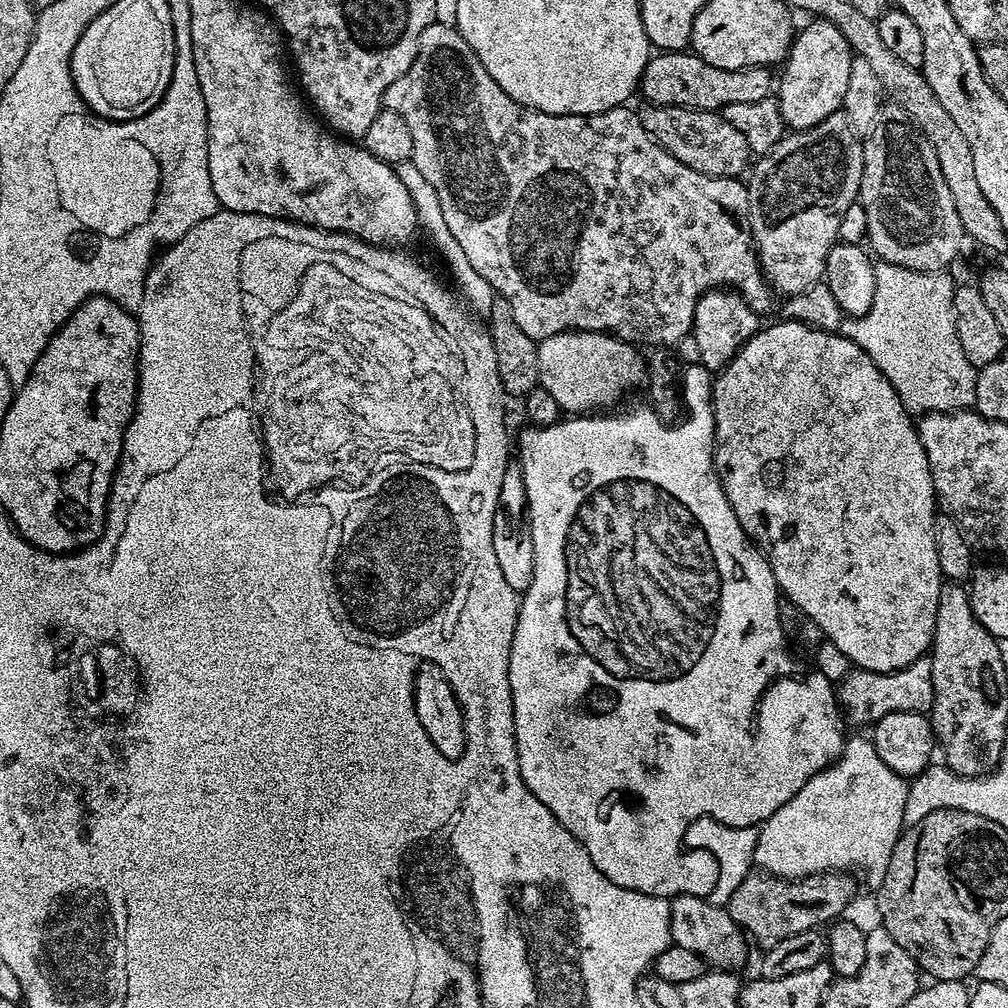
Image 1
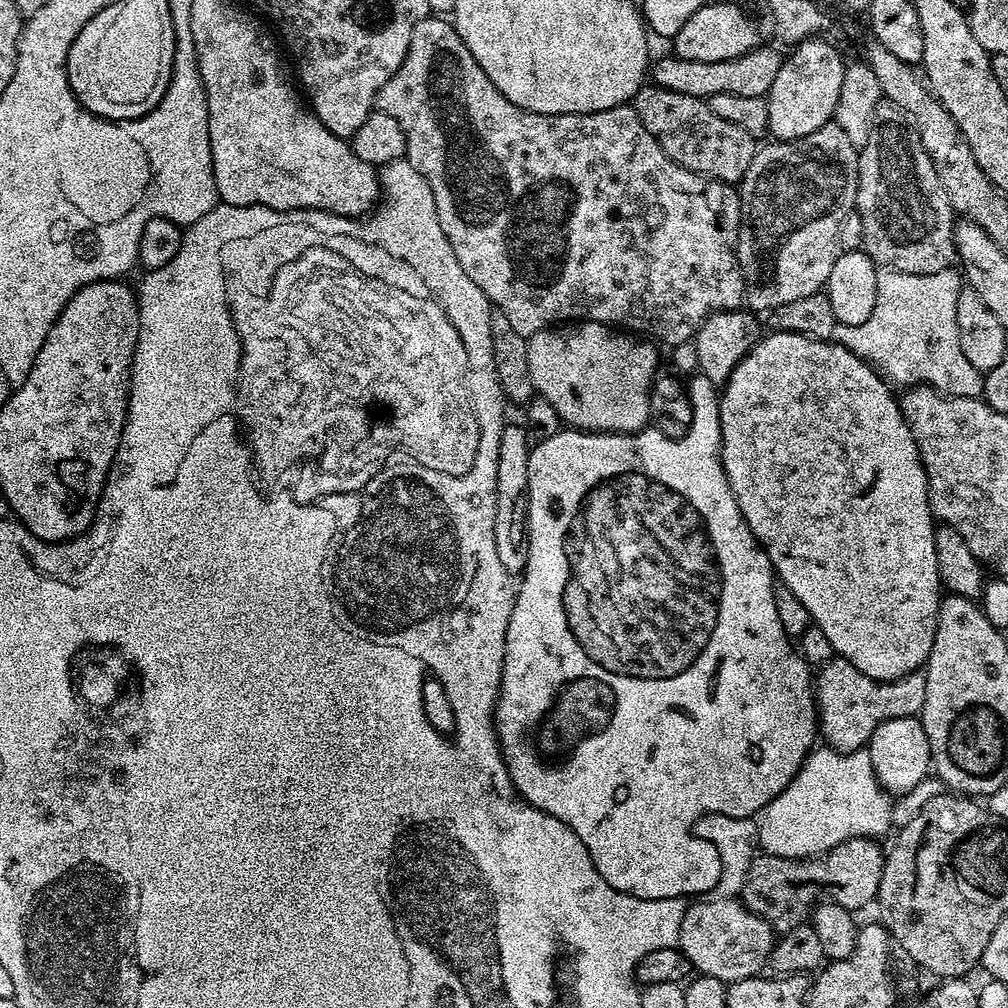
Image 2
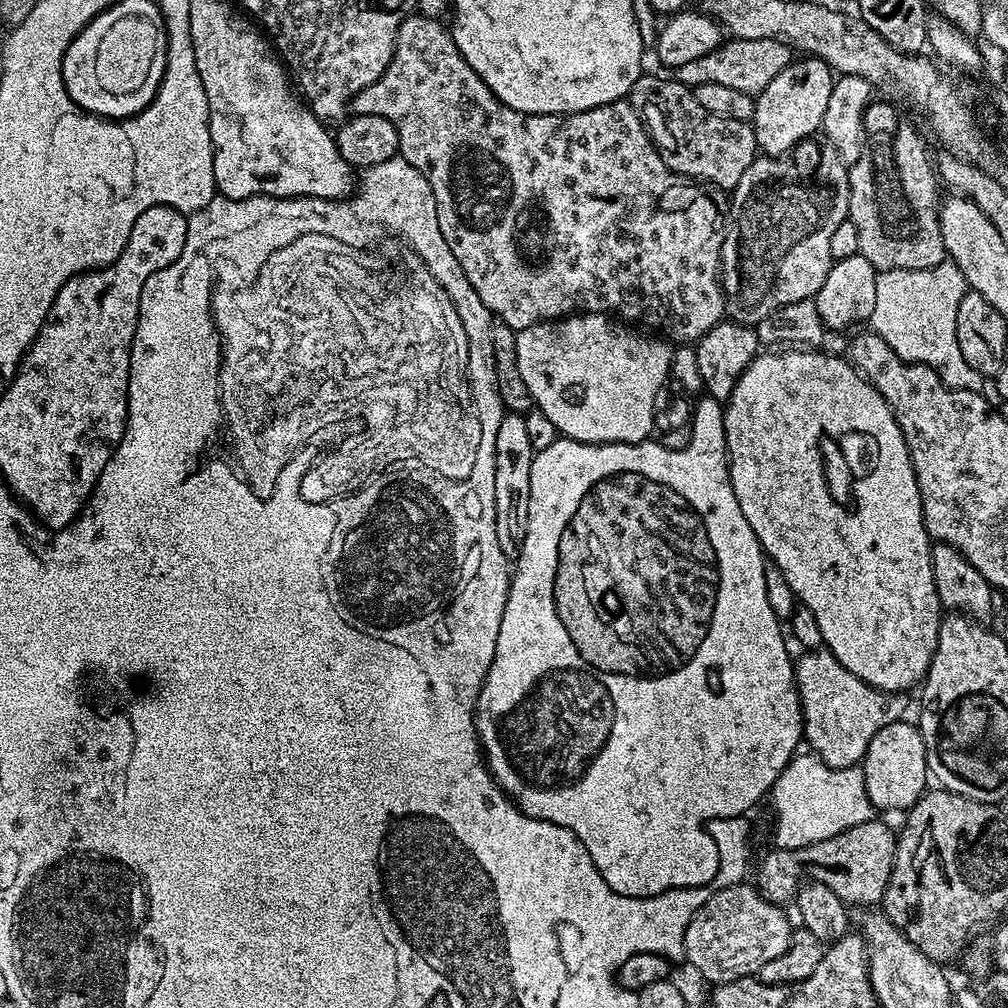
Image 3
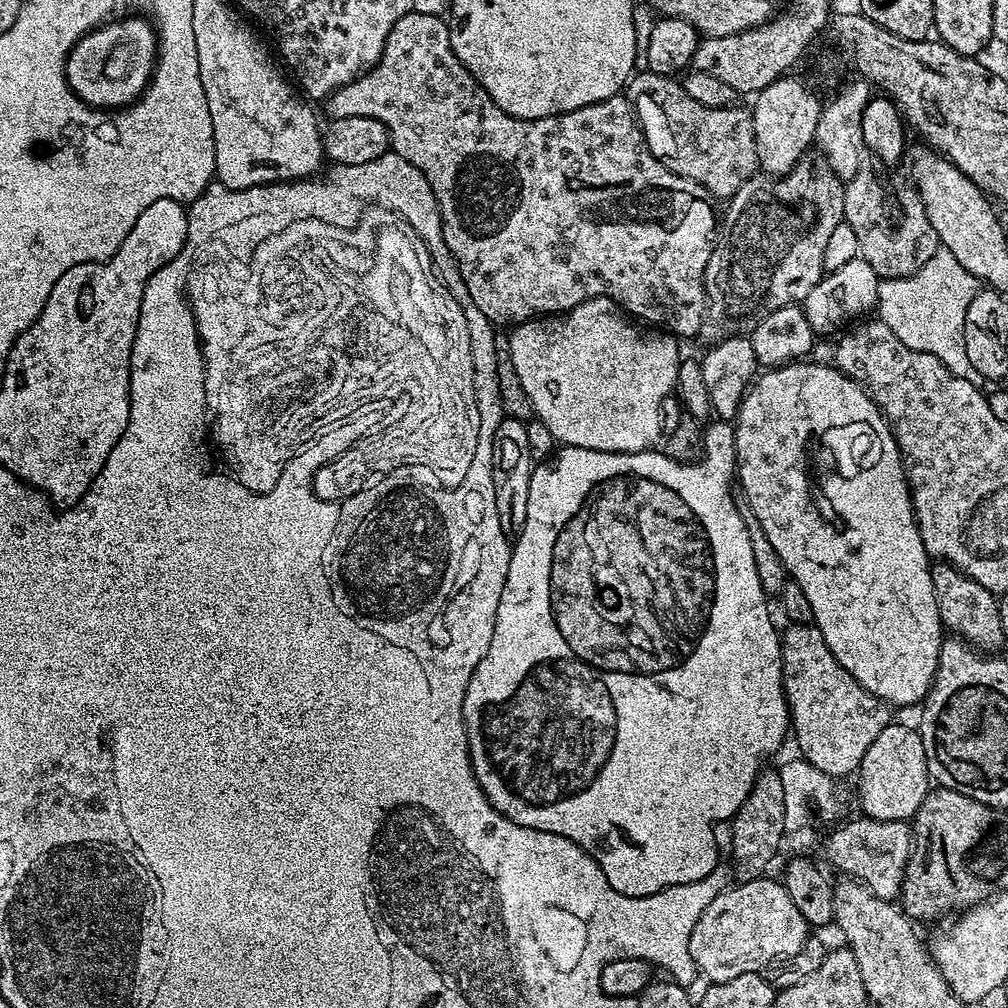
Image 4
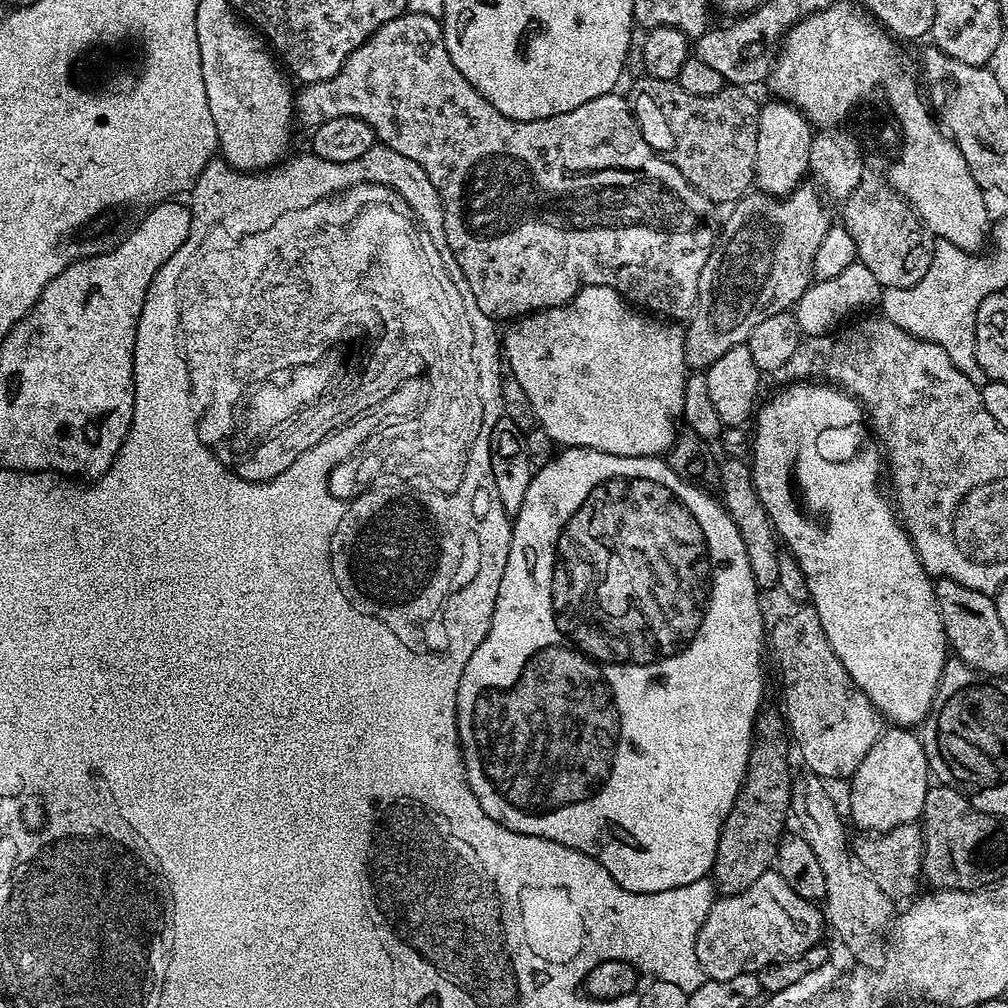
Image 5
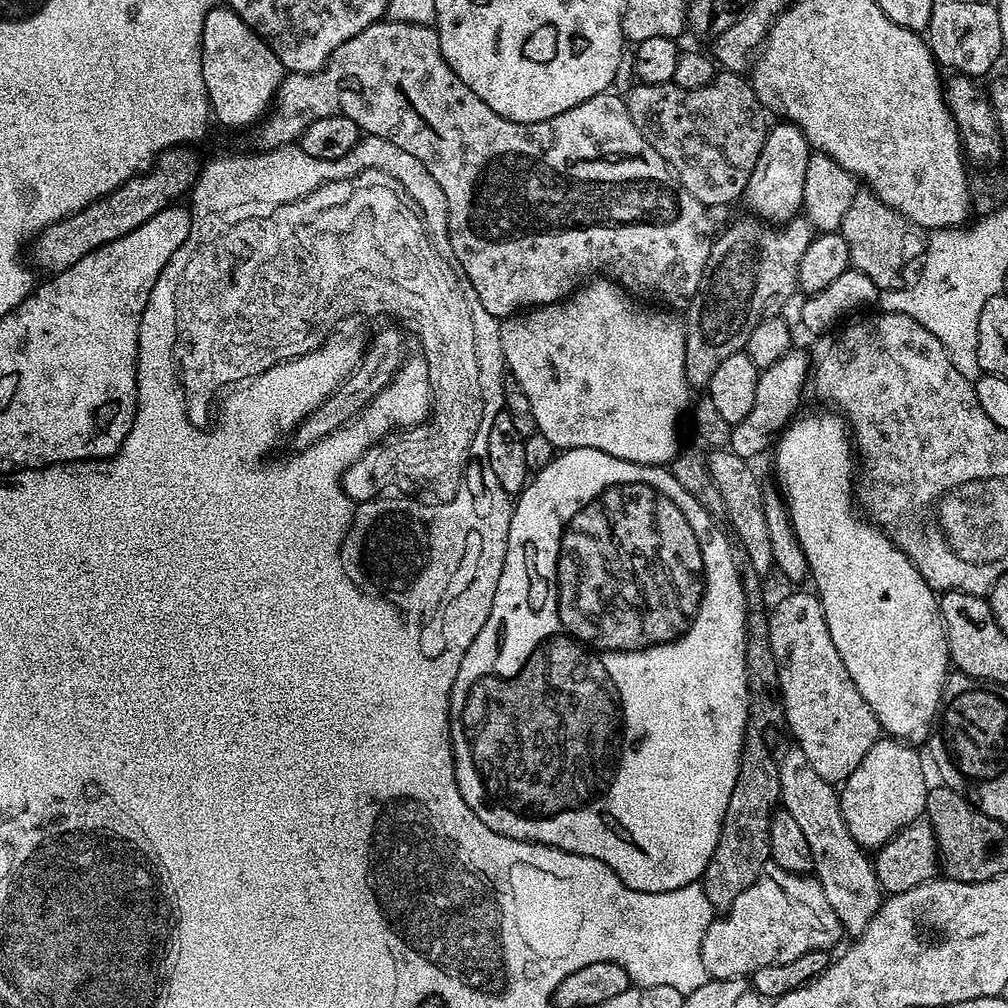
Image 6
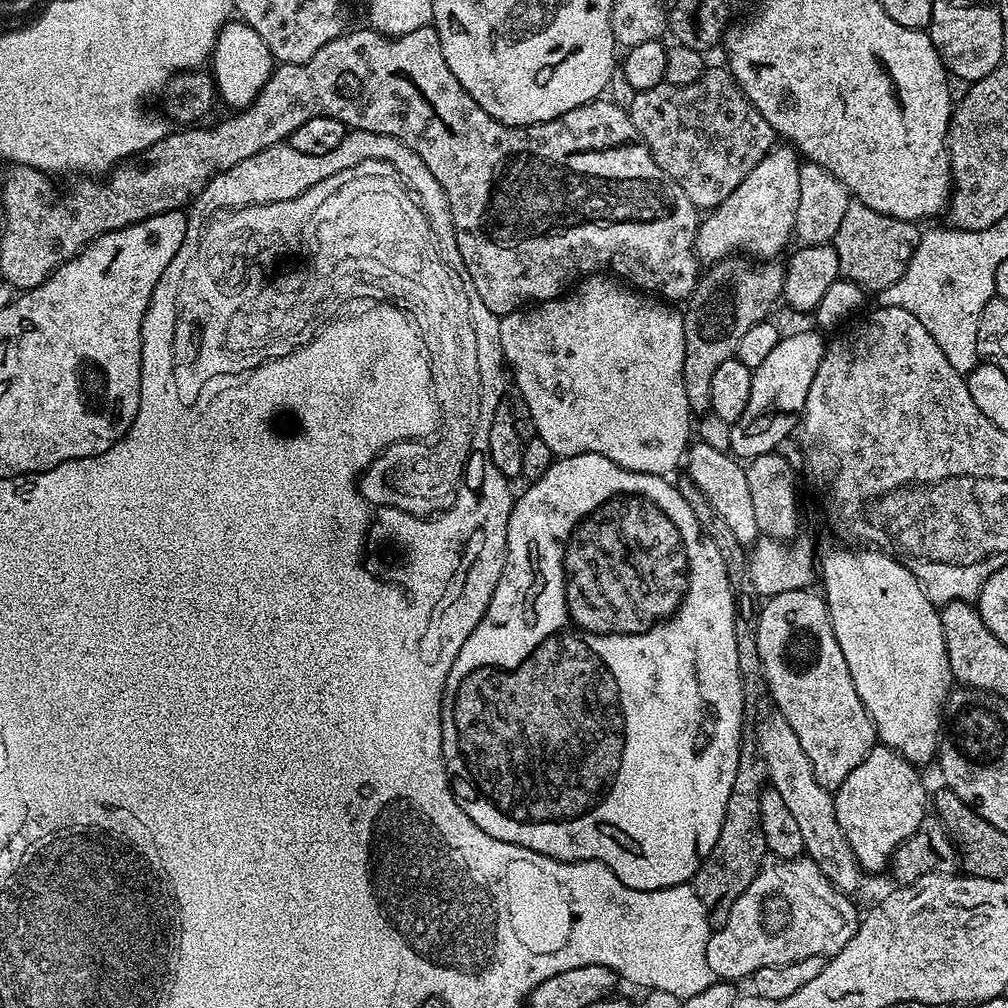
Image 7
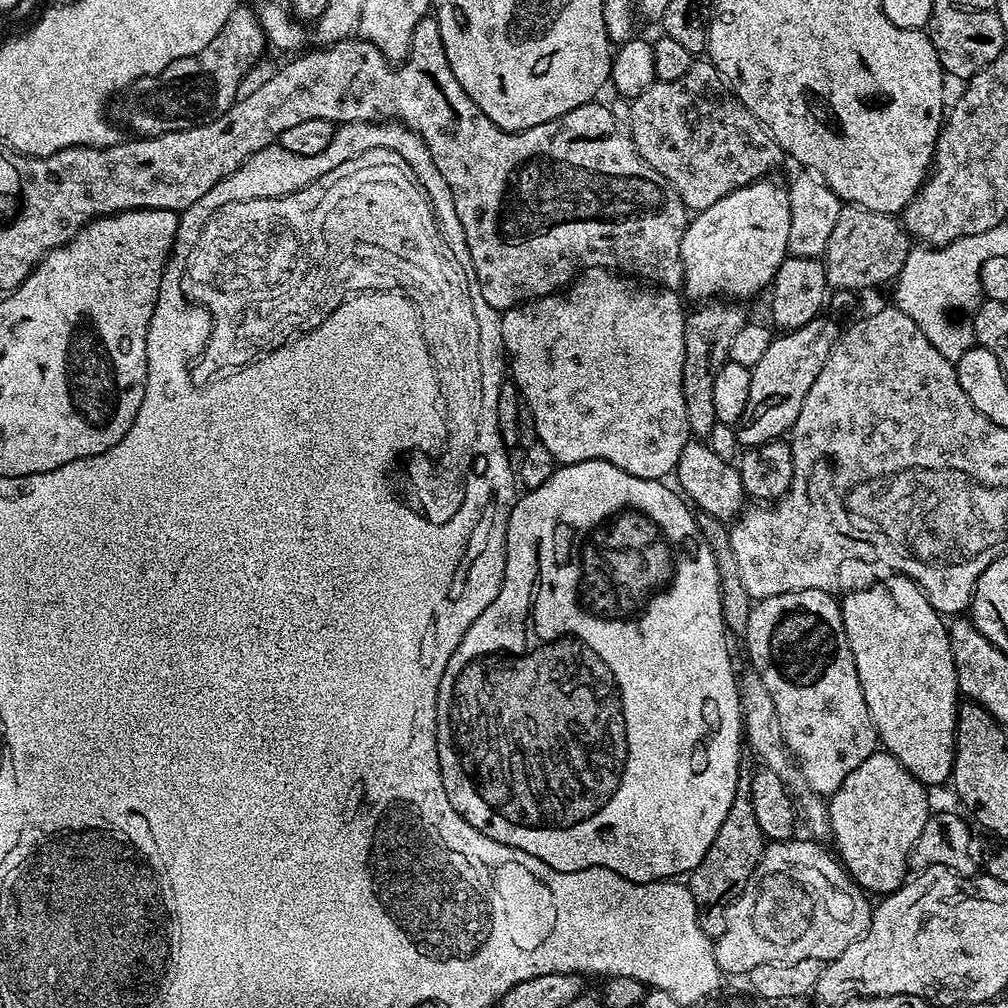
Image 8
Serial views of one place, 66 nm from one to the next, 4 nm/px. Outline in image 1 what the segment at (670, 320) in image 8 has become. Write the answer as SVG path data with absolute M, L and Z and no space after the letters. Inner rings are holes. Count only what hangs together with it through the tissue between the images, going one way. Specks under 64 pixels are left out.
M559 332L550 338L539 341L539 343L536 345L536 349L538 350L538 374L540 375L539 387L550 390L550 395L552 395L552 397L558 401L558 406L561 408L561 410L568 414L592 414L597 410L611 409L608 408L611 406L611 404L618 403L619 400L622 399L623 396L626 395L627 392L639 382L639 380L641 383L641 381L643 381L646 376L646 360L642 354L640 357L639 350L641 351L641 349L637 347L635 343L629 342L627 340L621 340L620 337L611 335L607 332Z

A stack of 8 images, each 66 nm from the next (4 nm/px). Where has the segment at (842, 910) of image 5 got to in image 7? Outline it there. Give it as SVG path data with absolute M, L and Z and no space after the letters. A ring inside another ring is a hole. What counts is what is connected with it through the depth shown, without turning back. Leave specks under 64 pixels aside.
M779 714L771 715L761 715L755 726L756 745L766 762L770 787L782 794L782 799L798 822L807 859L820 867L822 874L826 874L828 881L838 891L853 894L852 892L860 888L862 869L858 858L854 858L854 850L850 850L846 834L842 834L842 826L838 826L838 814L834 814L832 801L833 793L816 781L814 766L810 758L806 758L806 750L802 750L798 734L790 730L790 722L786 722L786 718Z

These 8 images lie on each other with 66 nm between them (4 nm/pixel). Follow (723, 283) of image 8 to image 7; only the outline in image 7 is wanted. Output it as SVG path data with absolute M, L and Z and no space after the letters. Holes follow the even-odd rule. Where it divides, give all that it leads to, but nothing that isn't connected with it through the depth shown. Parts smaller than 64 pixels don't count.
M776 146L762 162L746 174L742 186L730 194L708 216L699 221L696 230L696 255L701 261L715 262L743 254L760 262L768 262L793 239L798 218L798 174L802 160L795 148Z

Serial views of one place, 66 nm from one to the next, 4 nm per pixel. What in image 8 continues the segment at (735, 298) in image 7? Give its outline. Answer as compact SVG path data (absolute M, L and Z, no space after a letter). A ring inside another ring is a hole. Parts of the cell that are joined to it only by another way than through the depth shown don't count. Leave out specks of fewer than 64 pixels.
M704 302L687 313L684 318L684 361L682 362L682 398L686 398L686 414L688 415L688 427L691 435L696 438L704 438L709 435L711 429L718 423L714 414L714 378L718 378L718 370L727 364L730 354L730 346L734 342L738 330L742 330L744 324L749 323L750 316L744 313L740 302Z

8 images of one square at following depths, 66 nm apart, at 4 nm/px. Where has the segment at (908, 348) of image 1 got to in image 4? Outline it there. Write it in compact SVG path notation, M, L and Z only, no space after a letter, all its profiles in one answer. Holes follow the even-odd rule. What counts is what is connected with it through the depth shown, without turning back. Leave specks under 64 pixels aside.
M943 246L936 251L934 258L922 266L913 276L881 279L878 290L878 316L894 334L910 350L922 350L926 354L934 354L958 378L966 378L966 382L980 386L985 383L982 374L974 370L970 358L966 358L966 310L970 302L974 302L978 291L978 281L954 254L950 254Z

